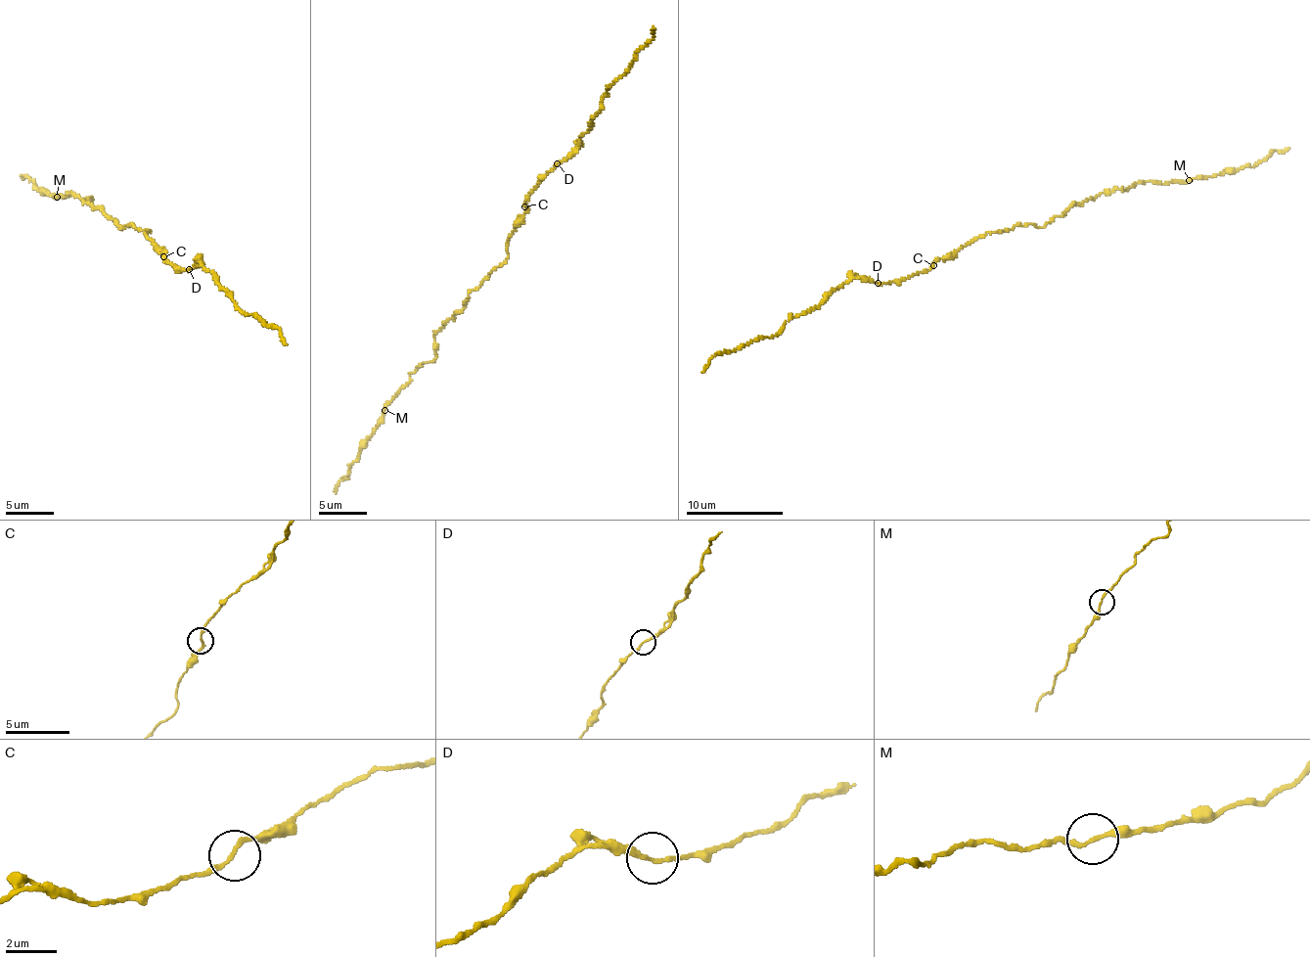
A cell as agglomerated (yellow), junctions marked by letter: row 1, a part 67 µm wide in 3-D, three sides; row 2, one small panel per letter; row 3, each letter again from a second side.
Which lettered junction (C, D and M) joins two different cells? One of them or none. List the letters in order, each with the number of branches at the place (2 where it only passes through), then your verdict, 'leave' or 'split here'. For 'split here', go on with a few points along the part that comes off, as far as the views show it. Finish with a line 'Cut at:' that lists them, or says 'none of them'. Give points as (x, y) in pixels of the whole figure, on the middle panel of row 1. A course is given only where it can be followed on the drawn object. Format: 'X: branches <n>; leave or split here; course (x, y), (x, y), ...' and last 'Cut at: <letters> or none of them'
C: branches 2; leave
D: branches 2; leave
M: branches 2; leave
Cut at: none of them

